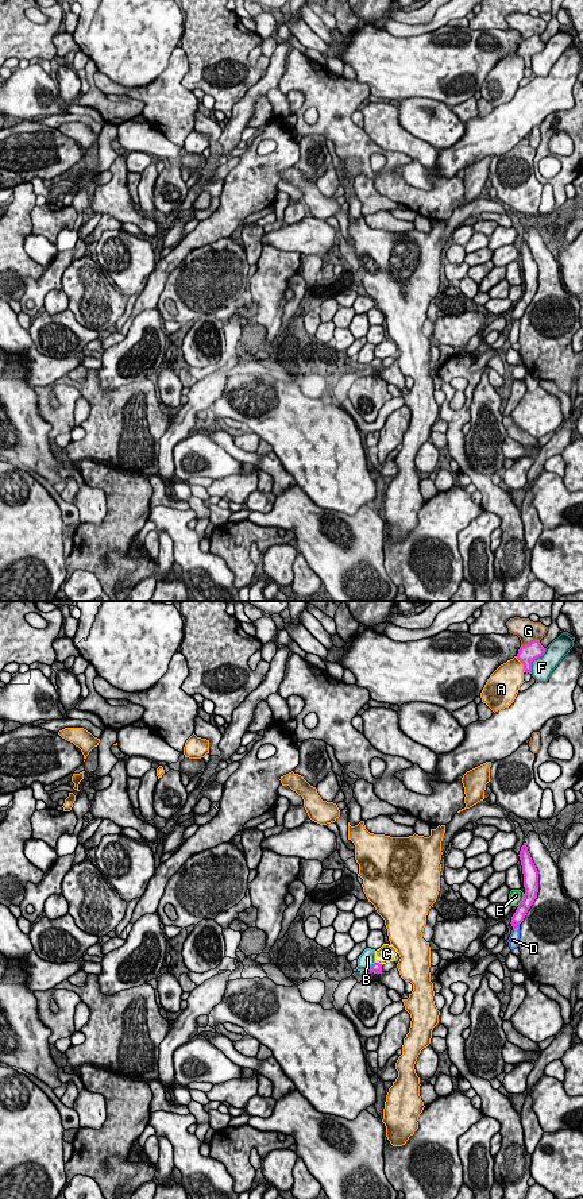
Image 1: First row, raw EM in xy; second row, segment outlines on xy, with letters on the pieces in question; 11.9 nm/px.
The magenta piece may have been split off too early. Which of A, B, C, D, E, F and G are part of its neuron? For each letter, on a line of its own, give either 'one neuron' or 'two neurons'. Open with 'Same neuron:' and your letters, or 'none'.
Same neuron: none
A: two neurons
B: two neurons
C: two neurons
D: two neurons
E: two neurons
F: two neurons
G: two neurons

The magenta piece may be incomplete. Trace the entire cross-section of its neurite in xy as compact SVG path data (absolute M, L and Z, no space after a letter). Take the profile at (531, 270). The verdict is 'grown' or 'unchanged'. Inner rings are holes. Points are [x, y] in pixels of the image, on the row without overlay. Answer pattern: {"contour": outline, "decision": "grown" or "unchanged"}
{"contour": "M524 238L524 240L521 242L518 251L522 261L525 289L511 312L510 319L513 324L524 316L538 288L538 266L530 252L526 238Z", "decision": "unchanged"}

